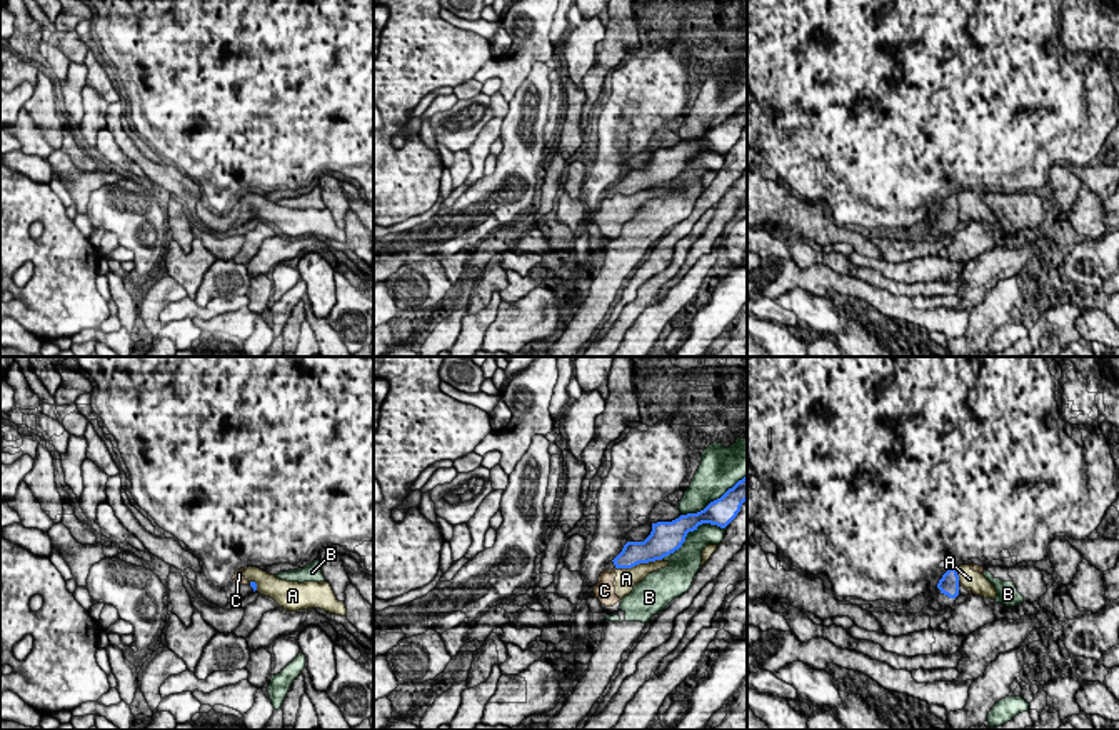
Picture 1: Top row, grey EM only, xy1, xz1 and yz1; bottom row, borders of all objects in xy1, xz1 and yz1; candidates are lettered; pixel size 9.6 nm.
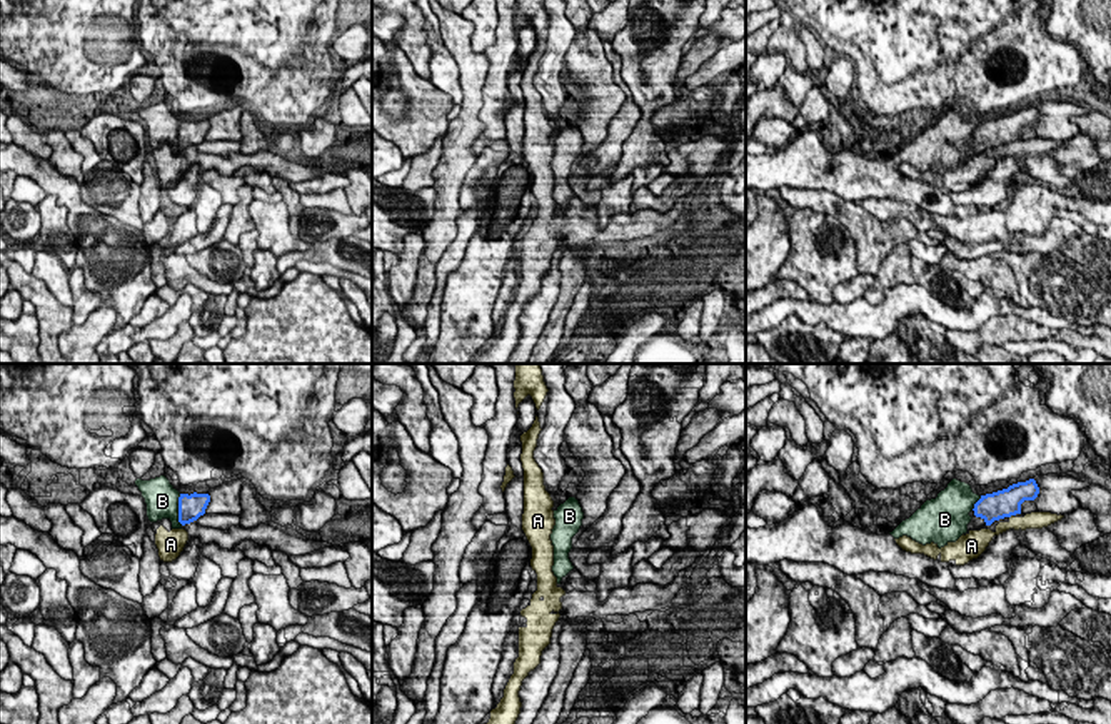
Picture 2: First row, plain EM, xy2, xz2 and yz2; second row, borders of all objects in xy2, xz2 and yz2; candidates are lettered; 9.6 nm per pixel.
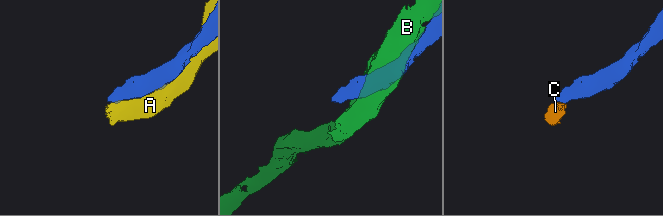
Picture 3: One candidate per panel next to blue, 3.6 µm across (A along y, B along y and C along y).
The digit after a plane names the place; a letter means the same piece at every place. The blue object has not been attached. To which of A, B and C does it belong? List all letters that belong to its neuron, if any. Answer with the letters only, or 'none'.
none

